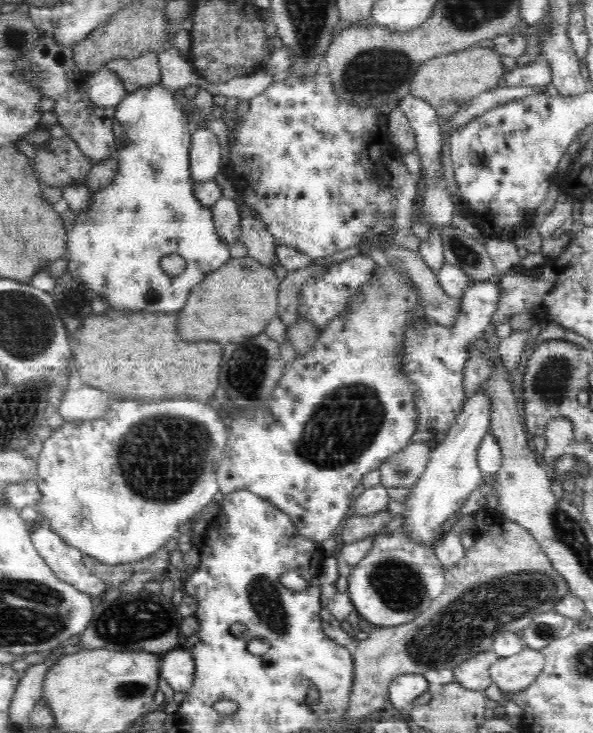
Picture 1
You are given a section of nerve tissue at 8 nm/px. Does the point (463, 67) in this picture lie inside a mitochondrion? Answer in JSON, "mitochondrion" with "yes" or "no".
{"mitochondrion":"no"}

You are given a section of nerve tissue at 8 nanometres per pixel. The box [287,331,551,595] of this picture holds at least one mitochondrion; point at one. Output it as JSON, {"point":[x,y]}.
{"point":[345,423]}

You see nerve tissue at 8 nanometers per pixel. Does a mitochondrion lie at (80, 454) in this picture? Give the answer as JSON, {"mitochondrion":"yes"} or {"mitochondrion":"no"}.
{"mitochondrion":"no"}

